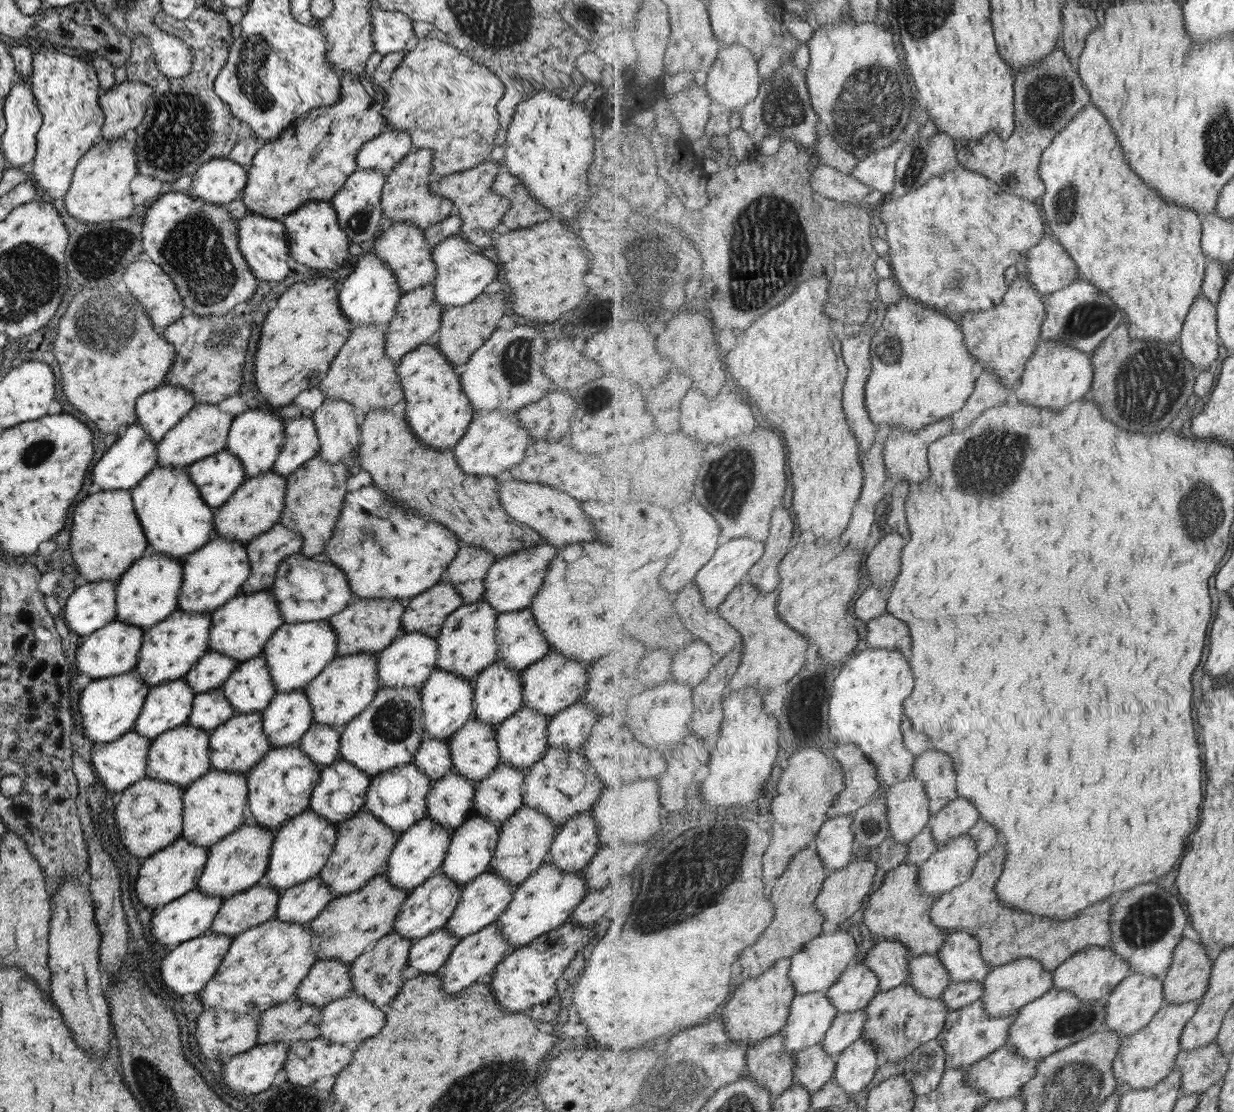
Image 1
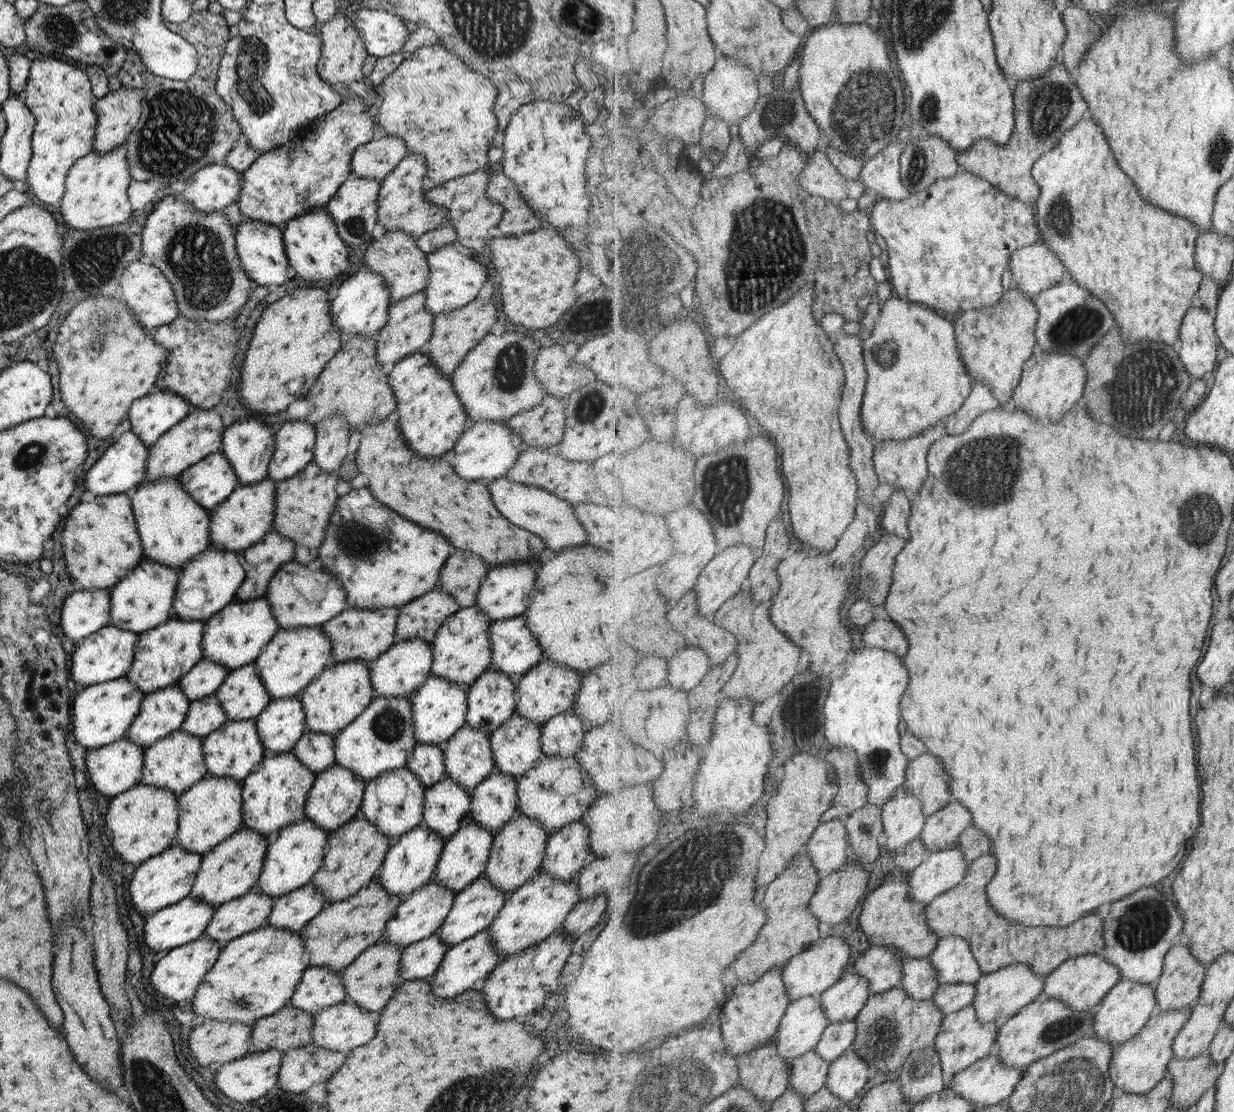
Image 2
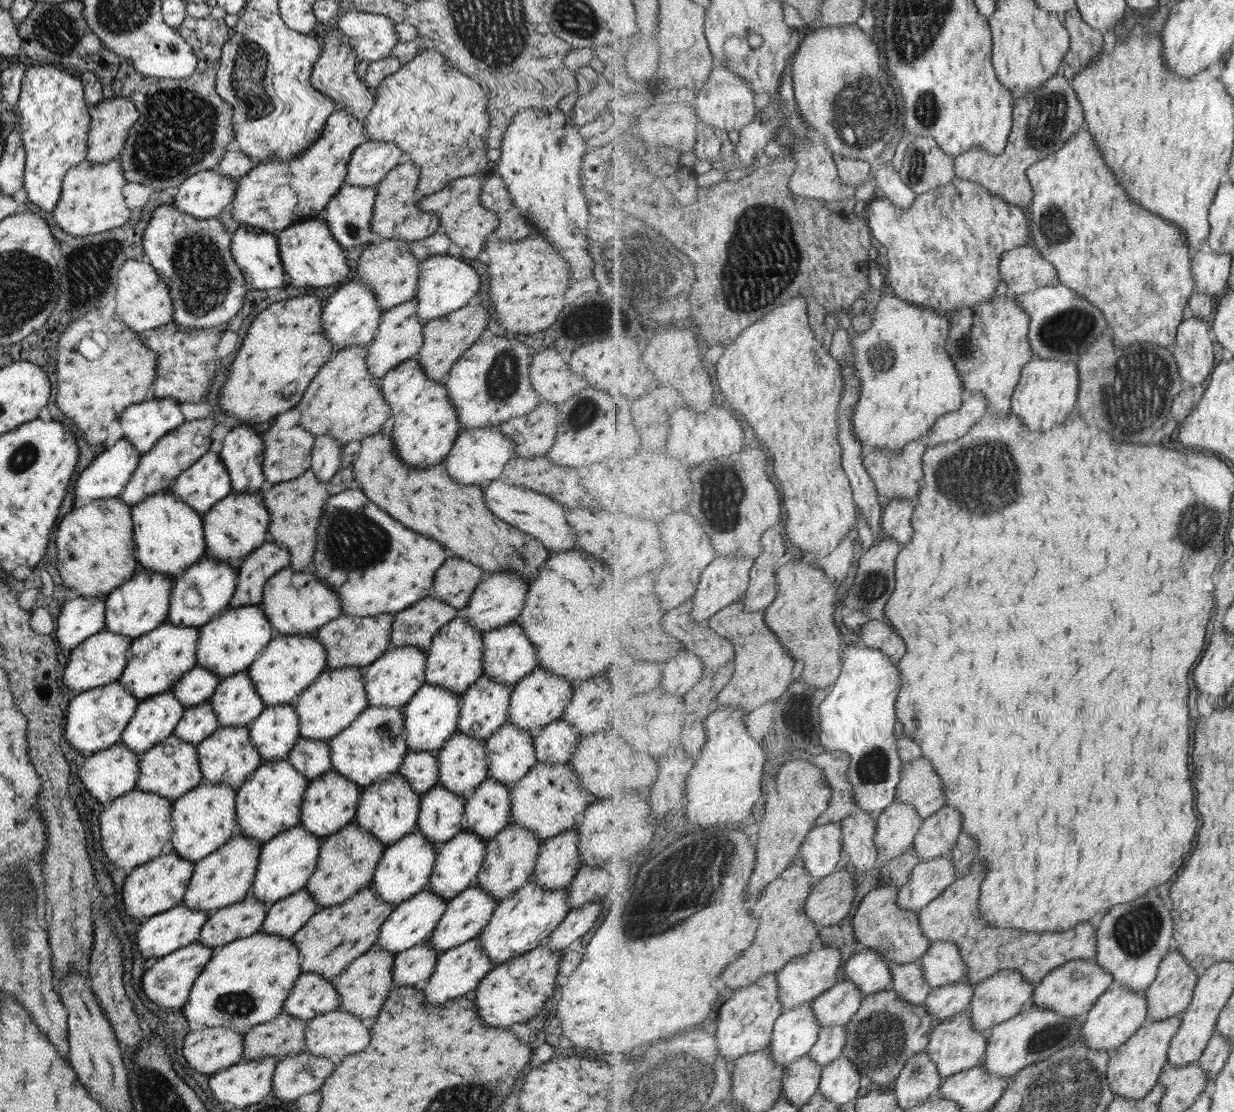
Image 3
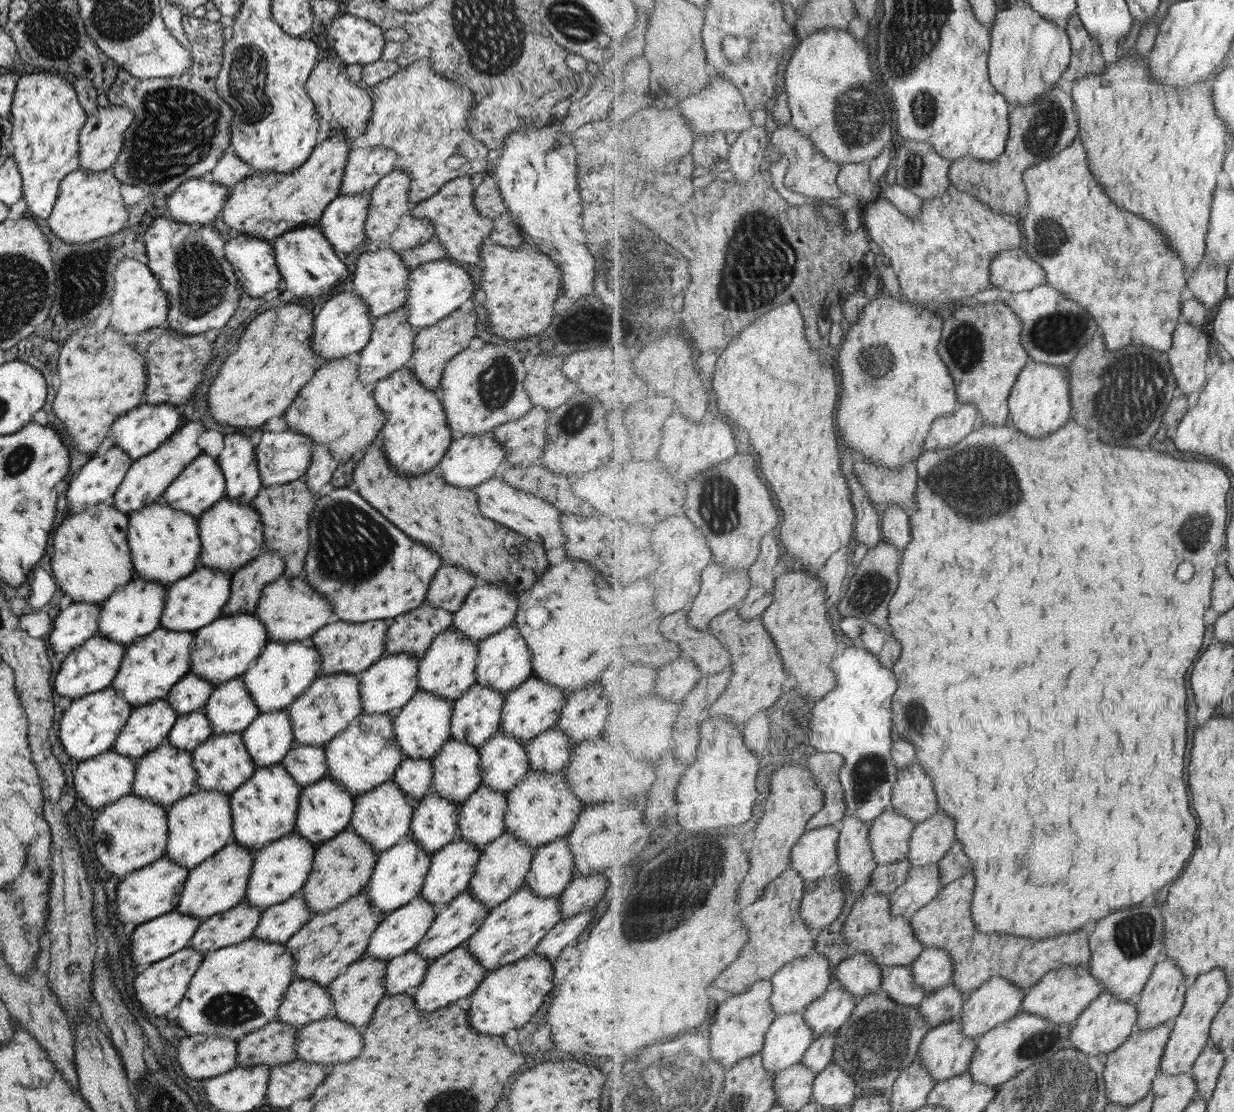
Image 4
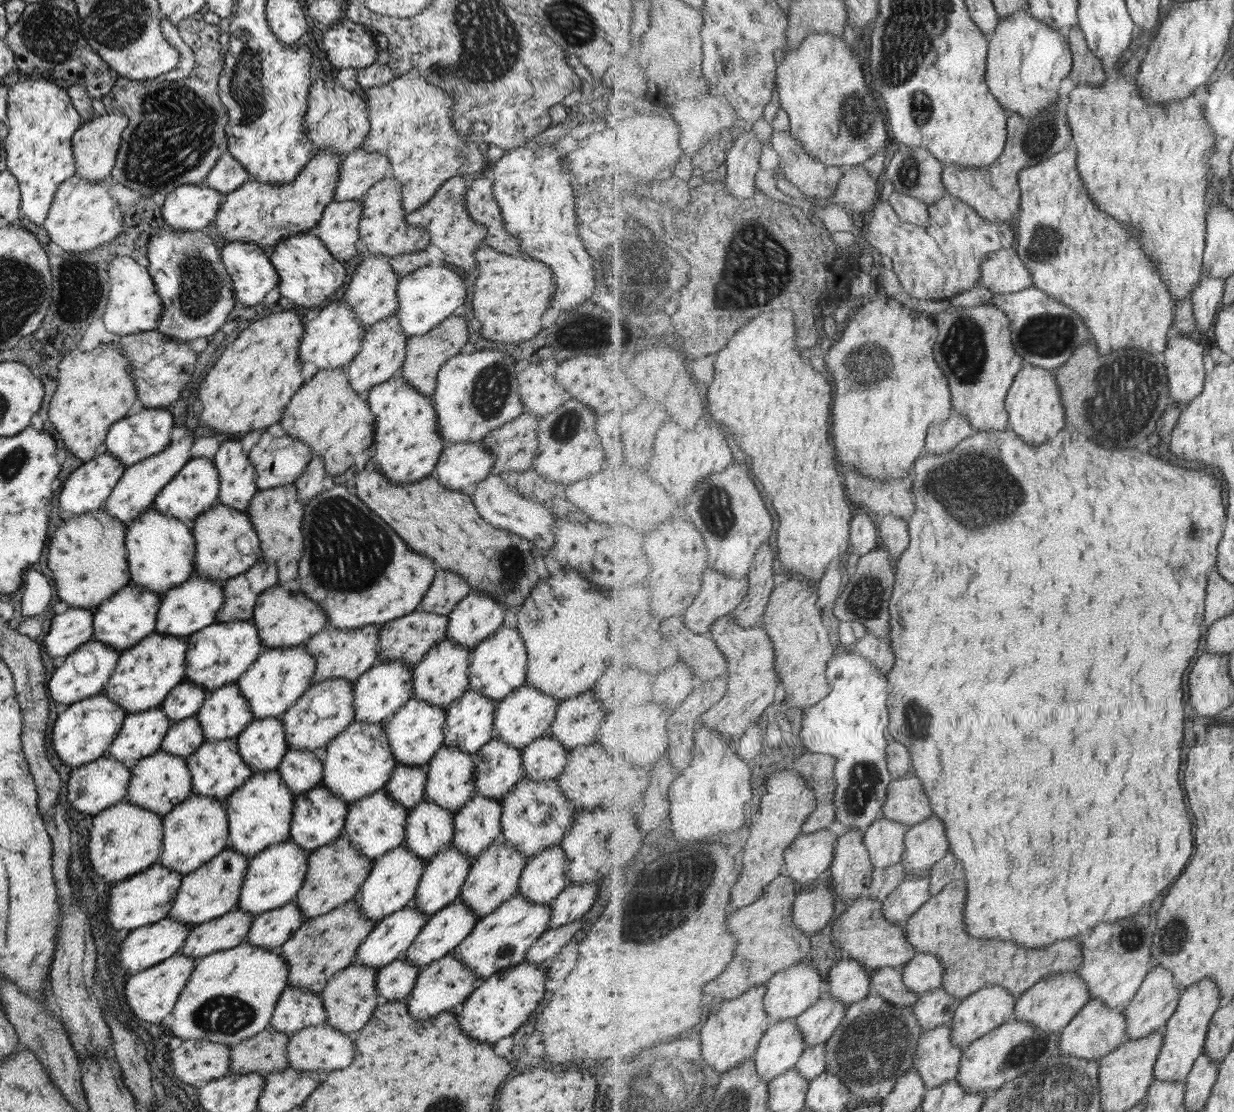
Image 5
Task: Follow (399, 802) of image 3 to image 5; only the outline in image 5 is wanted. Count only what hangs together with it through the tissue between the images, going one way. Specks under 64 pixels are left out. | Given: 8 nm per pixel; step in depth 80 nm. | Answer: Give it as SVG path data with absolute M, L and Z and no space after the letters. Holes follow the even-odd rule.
M380 788L348 805L341 835L351 841L364 857L373 861L374 858L402 844L407 815L408 811L392 799L384 788Z

